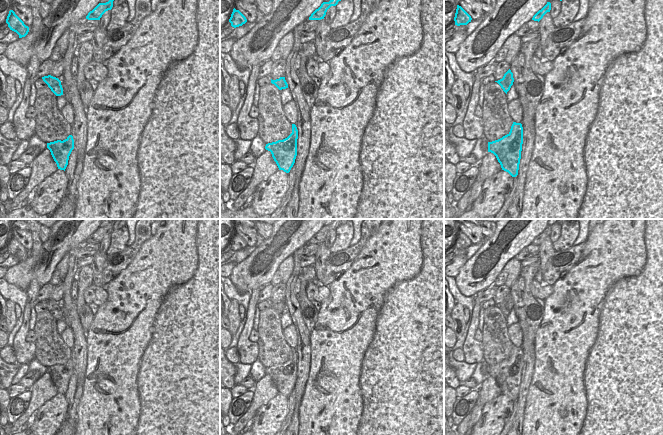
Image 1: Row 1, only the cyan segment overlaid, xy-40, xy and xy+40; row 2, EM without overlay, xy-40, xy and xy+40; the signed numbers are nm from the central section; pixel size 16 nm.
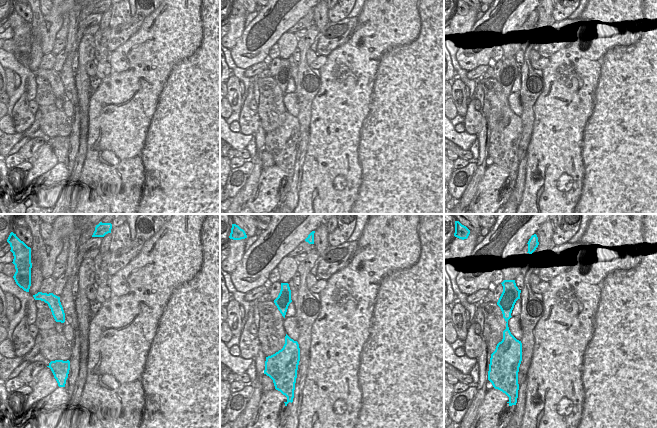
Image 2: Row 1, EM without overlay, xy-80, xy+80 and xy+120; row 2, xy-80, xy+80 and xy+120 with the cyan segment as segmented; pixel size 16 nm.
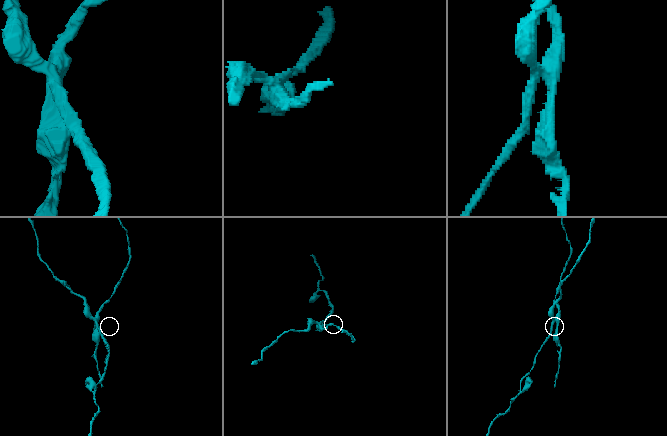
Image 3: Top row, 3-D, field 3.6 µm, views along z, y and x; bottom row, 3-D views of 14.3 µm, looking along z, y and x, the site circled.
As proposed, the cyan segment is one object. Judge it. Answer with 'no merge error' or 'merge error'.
merge error

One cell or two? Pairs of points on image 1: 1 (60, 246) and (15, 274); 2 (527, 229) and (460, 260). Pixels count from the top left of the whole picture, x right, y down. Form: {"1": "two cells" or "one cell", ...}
{"1": "one cell", "2": "two cells"}

